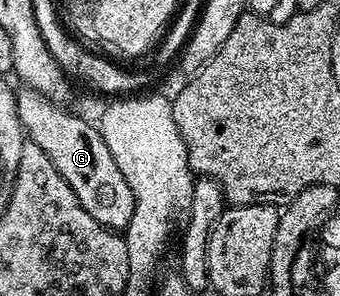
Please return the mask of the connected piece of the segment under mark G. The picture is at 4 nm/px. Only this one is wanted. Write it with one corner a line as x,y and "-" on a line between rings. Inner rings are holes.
22,86
16,92
16,105
24,134
47,153
83,209
109,230
123,231
128,227
134,212
131,187
124,180
100,130
30,87

